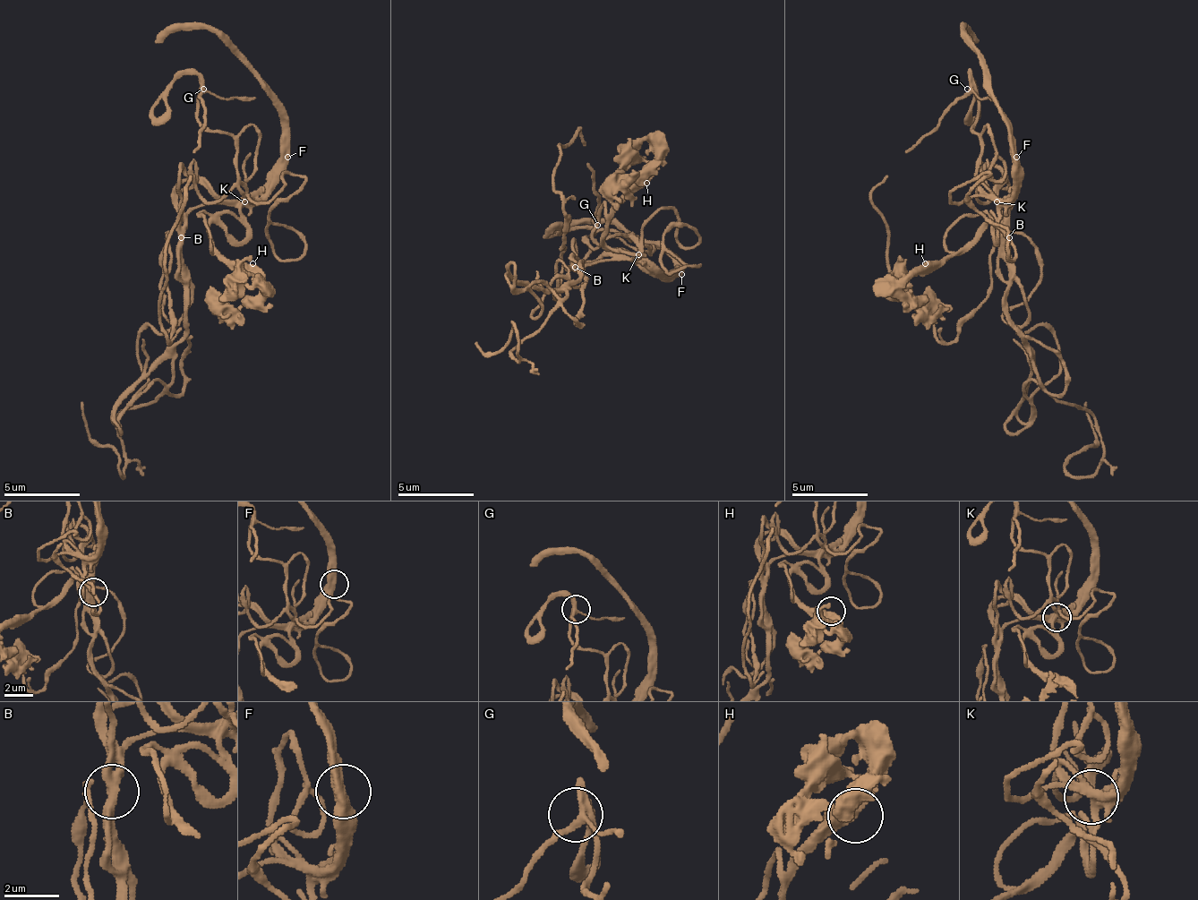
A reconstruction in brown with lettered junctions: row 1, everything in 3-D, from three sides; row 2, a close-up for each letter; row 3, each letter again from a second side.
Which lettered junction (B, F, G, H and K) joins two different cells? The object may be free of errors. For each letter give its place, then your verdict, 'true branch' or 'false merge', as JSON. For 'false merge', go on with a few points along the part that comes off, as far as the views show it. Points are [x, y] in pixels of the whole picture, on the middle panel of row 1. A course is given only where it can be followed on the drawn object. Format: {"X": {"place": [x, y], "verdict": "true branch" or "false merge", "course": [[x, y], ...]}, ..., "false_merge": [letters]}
{"B": {"place": [575, 267], "verdict": "true branch"}, "F": {"place": [681, 274], "verdict": "true branch"}, "G": {"place": [597, 225], "verdict": "true branch"}, "H": {"place": [646, 183], "verdict": "true branch"}, "K": {"place": [638, 254], "verdict": "true branch"}, "false_merge": []}

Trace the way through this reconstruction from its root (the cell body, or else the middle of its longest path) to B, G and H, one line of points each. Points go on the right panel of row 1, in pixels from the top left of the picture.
B: (1009, 268), (1009, 237)
G: (1009, 268), (1009, 210), (979, 176), (982, 138), (971, 131), (979, 119), (979, 100), (967, 89)
H: (1009, 268), (1009, 210), (1001, 202), (994, 210), (994, 218), (971, 241), (944, 260), (925, 263)

